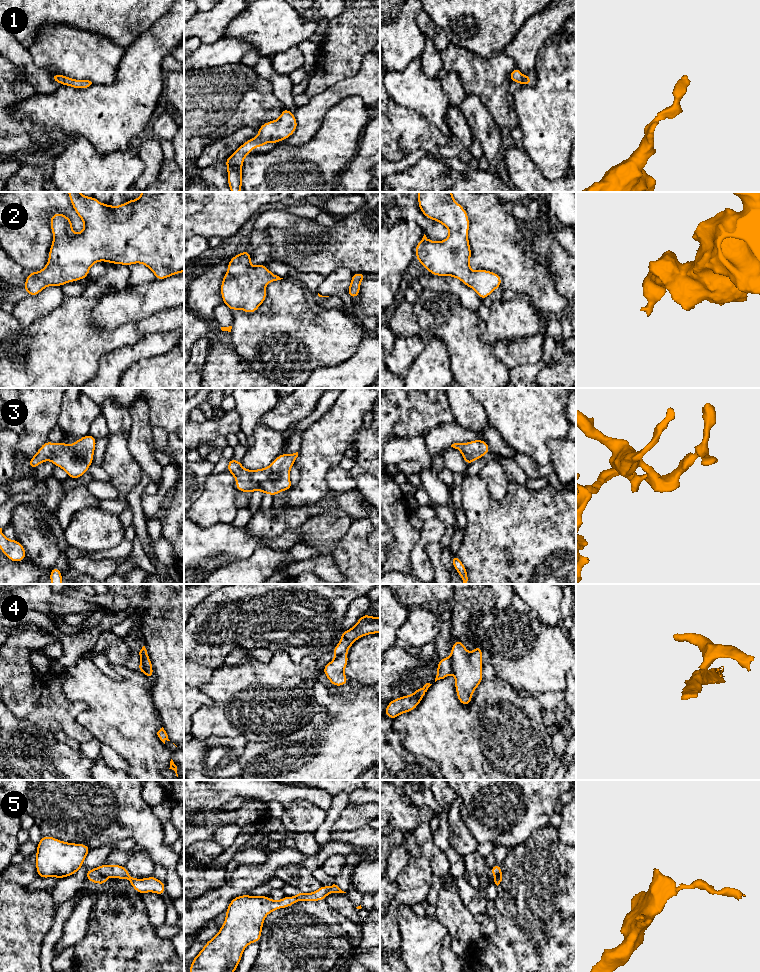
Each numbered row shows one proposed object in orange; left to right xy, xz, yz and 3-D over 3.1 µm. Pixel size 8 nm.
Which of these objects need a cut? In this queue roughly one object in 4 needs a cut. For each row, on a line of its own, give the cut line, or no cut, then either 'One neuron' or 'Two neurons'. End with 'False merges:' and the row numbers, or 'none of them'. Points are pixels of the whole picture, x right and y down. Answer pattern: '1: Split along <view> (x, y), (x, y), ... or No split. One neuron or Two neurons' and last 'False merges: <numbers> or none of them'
1: No split. One neuron
2: No split. One neuron
3: No split. One neuron
4: Split along yz (450, 656), (452, 672). Two neurons
5: Split along yz (501, 871), (494, 879). Two neurons
False merges: 4, 5

